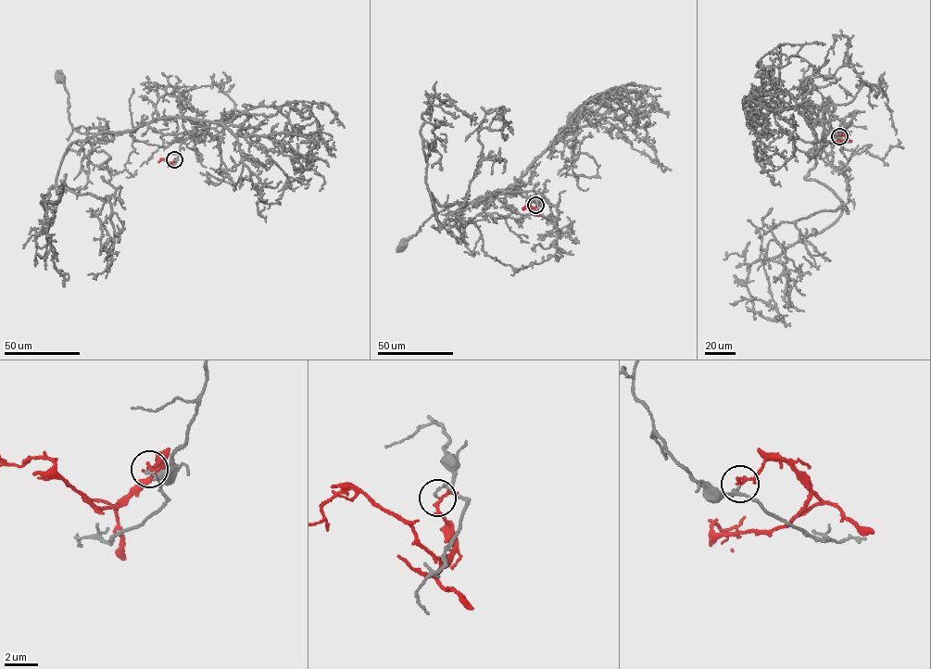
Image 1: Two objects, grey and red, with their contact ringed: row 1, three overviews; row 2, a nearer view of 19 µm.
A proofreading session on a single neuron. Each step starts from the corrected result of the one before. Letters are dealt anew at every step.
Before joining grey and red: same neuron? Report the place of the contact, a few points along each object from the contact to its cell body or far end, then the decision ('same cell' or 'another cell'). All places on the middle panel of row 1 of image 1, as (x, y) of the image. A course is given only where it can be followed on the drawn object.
(535, 205) | grey via (535, 205), (536, 198), (534, 200), (521, 191), (496, 190), (482, 199), (458, 202), (431, 216), (403, 245) | red via (535, 205), (536, 211), (527, 204), (522, 208) | another cell

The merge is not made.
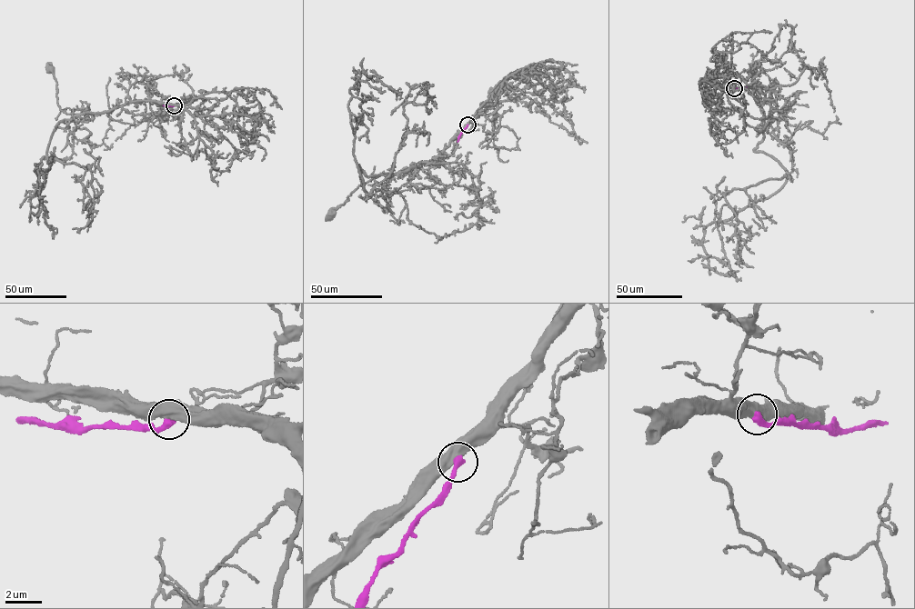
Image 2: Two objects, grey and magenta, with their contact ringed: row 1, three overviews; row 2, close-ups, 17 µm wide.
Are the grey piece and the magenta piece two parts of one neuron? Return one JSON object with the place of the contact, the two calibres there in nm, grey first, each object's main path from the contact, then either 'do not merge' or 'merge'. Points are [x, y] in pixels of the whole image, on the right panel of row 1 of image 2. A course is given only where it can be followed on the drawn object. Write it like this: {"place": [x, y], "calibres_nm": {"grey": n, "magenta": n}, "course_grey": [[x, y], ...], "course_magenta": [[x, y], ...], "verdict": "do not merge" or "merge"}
{"place": [734, 88], "calibres_nm": {"grey": 600, "magenta": 380}, "course_grey": [[734, 88], [749, 86], [756, 92], [763, 111], [761, 123], [766, 129], [773, 86]], "course_magenta": [[734, 88], [746, 87]], "verdict": "do not merge"}

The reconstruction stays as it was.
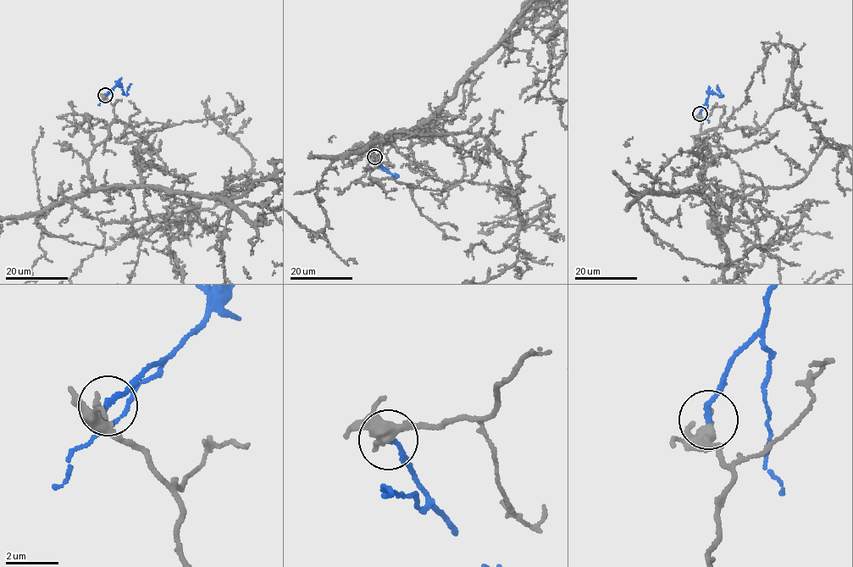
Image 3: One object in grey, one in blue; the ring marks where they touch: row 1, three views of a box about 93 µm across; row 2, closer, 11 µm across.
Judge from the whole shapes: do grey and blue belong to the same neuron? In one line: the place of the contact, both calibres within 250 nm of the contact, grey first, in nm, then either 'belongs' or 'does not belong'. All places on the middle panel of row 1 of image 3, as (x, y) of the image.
place (374, 157); calibres 380 and 190 nm; belongs

